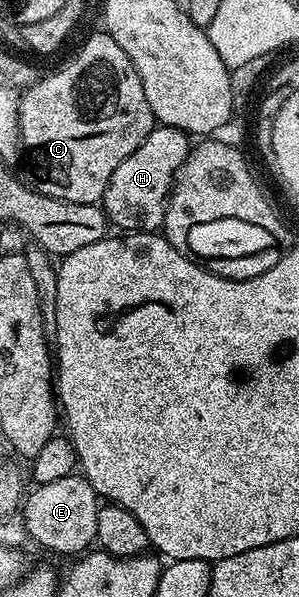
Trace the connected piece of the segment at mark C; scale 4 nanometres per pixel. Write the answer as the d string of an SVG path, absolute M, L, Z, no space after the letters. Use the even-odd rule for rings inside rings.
M105 30L88 37L63 68L56 69L51 76L43 75L20 97L19 138L21 151L26 152L28 183L40 194L64 202L98 204L116 166L120 166L120 162L124 162L124 158L128 158L128 154L132 154L132 150L136 150L136 146L140 146L156 127L148 98L144 98L140 74L136 74L128 54L120 50L118 43Z

